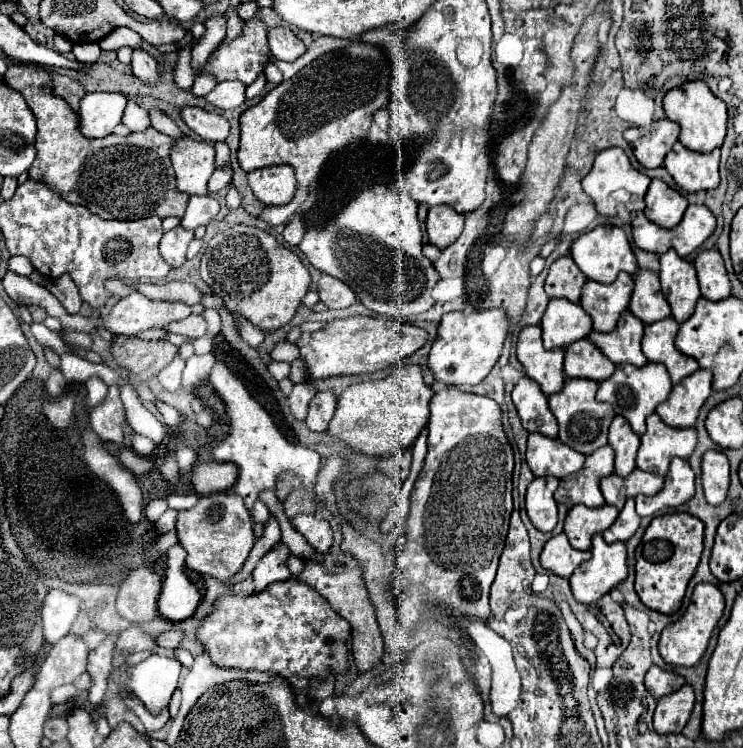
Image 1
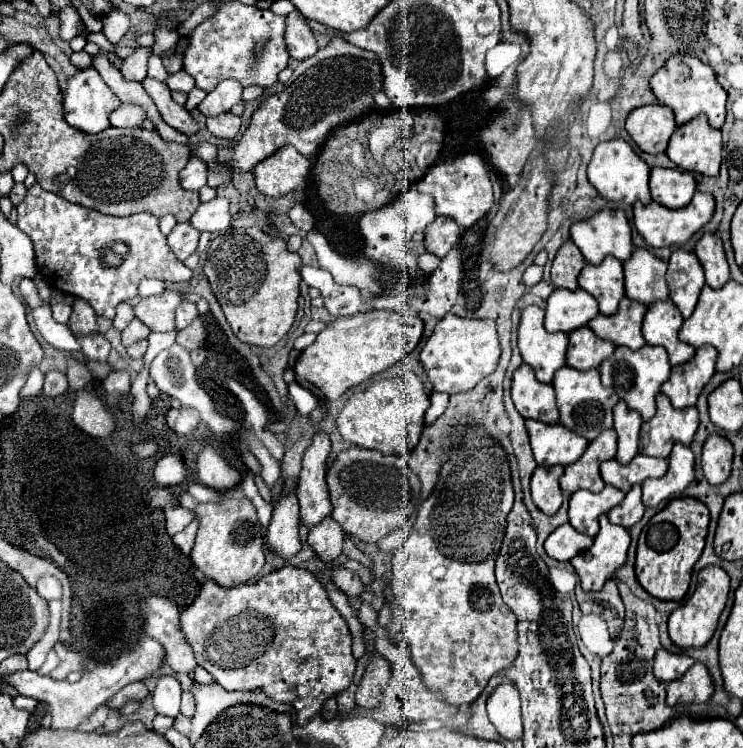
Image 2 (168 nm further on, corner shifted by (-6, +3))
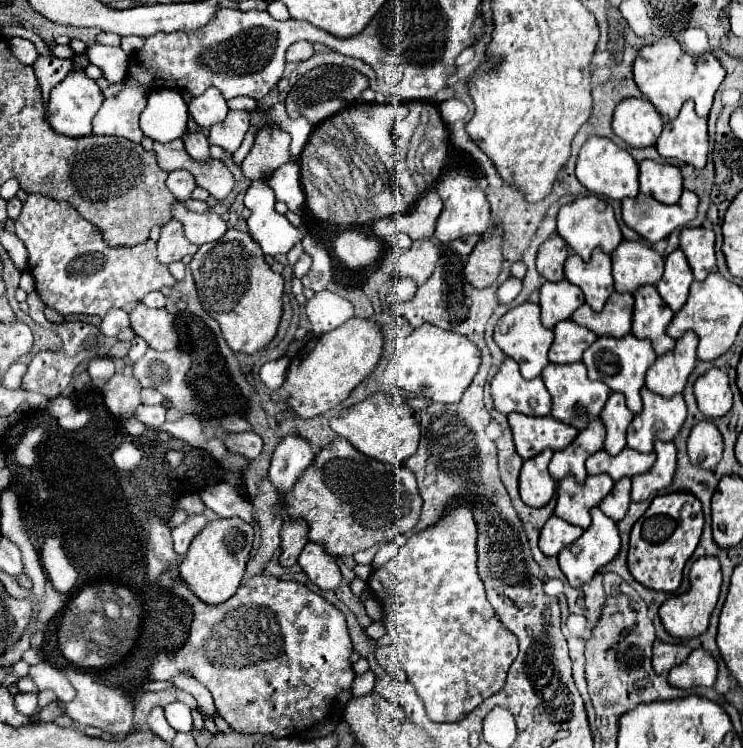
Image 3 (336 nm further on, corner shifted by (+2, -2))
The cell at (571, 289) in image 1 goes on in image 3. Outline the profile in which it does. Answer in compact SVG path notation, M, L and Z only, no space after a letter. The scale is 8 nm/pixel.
M552 234L540 248L536 256L536 268L546 280L562 280L564 278L564 262L570 256L568 244L562 236Z

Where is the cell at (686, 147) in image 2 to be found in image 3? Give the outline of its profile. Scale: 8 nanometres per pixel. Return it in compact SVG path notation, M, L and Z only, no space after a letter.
M692 100L684 102L680 114L664 124L656 148L660 156L666 160L692 164L694 168L706 166L708 156L706 118L694 112Z

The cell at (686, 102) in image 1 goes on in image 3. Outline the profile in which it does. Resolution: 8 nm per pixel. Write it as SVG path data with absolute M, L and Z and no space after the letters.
M664 36L660 40L640 48L632 62L632 72L634 72L634 82L640 88L640 92L644 94L644 98L648 98L654 104L654 108L662 114L662 118L666 122L678 116L682 104L688 98L692 98L696 102L696 112L706 118L712 108L714 94L726 74L726 70L722 68L722 64L714 56L714 52L706 52L698 58L690 56L688 52L682 50L680 42L672 36Z

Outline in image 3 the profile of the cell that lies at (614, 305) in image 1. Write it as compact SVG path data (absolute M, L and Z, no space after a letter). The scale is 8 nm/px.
M600 248L592 252L588 262L572 254L564 262L564 276L584 292L586 304L590 304L596 312L602 310L602 306L614 290L612 260L610 254L600 252Z

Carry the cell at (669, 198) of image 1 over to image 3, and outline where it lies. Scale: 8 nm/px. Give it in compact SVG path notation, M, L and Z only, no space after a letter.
M640 162L640 192L654 196L662 204L676 204L682 194L680 168L668 162Z

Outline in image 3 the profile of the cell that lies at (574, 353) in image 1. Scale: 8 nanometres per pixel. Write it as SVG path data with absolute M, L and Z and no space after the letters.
M562 320L554 328L554 342L548 352L548 358L554 364L580 362L584 350L594 340L596 340L596 334L592 330L578 326L574 320Z

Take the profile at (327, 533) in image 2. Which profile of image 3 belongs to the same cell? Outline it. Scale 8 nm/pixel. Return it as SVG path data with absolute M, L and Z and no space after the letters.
M306 542L306 546L298 558L298 564L308 574L308 578L322 590L334 592L342 582L342 574L340 574L338 564L316 542Z

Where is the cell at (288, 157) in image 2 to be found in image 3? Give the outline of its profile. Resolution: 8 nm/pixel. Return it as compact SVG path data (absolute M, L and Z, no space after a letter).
M262 126L256 132L254 146L242 162L242 172L246 178L262 178L264 172L272 172L278 166L292 160L290 156L290 134L276 126Z

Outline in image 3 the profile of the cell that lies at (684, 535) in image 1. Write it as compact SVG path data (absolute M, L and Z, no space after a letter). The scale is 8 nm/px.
M690 492L660 494L652 500L650 508L638 518L630 532L628 568L632 576L652 590L676 592L682 582L682 570L686 560L698 546L704 528L704 514L700 500Z

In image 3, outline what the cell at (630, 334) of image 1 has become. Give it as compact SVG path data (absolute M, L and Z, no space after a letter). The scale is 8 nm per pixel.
M612 292L612 296L606 300L600 312L594 312L592 308L588 308L588 304L584 304L572 314L572 320L580 326L592 328L596 336L610 334L614 338L620 338L630 332L632 308L634 308L632 294Z

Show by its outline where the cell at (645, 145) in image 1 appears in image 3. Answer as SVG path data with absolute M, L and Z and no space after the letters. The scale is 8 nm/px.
M624 98L614 108L612 130L630 146L646 148L654 146L664 128L662 116L652 108L648 100Z

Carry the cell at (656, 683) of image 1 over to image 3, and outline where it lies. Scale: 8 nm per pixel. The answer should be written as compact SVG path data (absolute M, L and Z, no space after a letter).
M656 640L654 644L654 656L652 656L652 666L658 674L670 672L676 664L682 664L690 654L688 646L682 644L666 644Z

